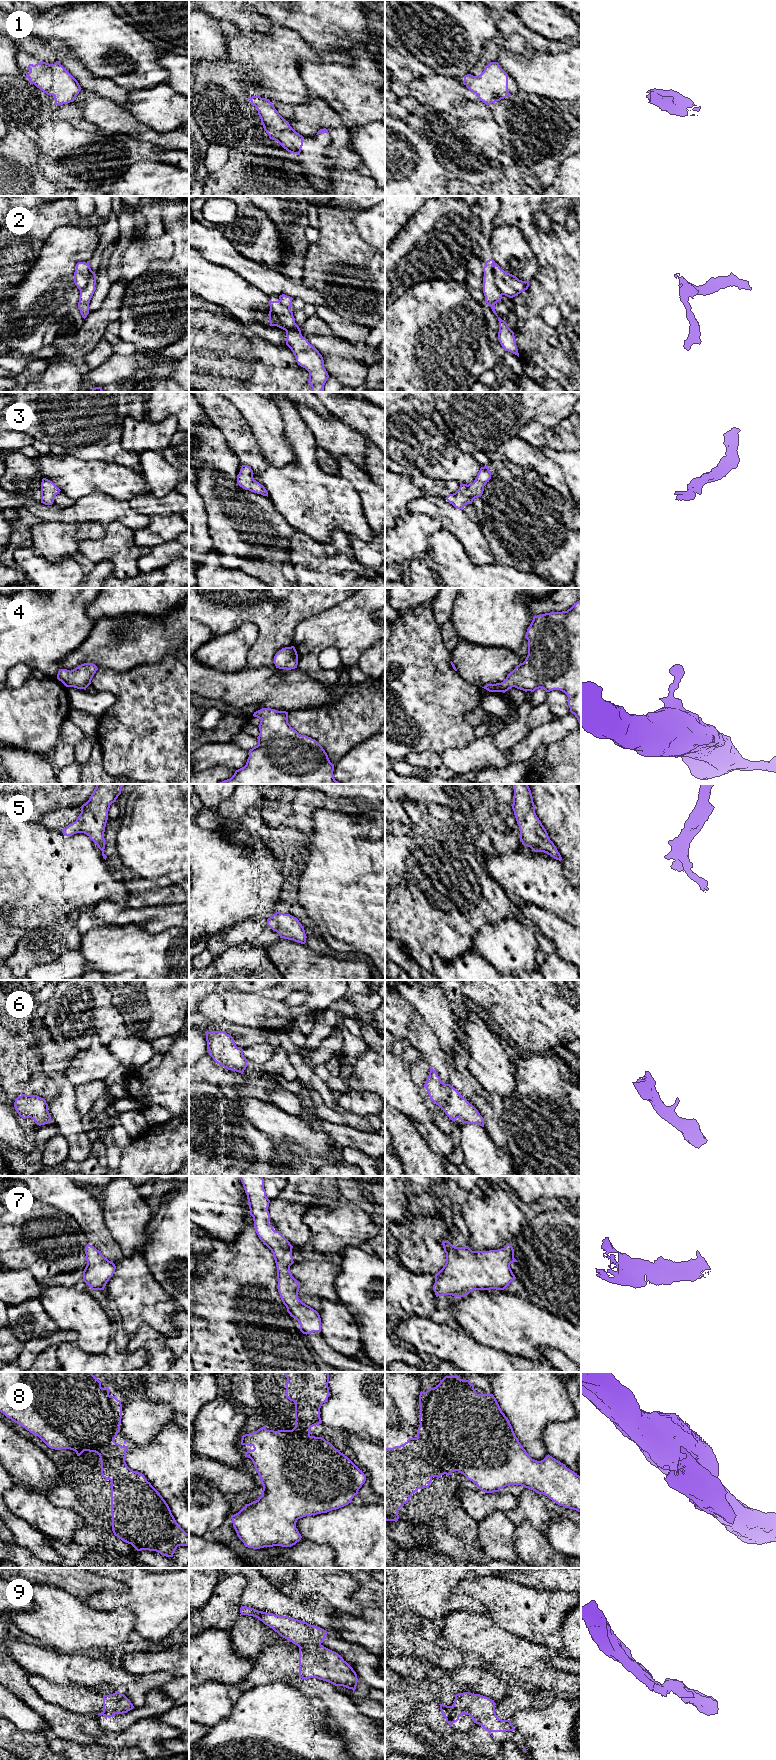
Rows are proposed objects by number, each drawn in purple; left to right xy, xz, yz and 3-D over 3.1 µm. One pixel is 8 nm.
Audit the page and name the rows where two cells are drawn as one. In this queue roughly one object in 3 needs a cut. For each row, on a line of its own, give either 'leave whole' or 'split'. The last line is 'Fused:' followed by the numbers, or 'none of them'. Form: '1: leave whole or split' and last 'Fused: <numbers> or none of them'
1: leave whole
2: split
3: leave whole
4: leave whole
5: leave whole
6: leave whole
7: leave whole
8: split
9: split
Fused: 2, 8, 9

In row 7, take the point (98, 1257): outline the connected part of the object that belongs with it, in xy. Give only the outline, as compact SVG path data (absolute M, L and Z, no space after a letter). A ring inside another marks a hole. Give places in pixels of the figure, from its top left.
M88 1244L85 1248L87 1265L83 1271L83 1281L92 1290L104 1290L107 1282L113 1276L116 1266L105 1258L101 1251Z

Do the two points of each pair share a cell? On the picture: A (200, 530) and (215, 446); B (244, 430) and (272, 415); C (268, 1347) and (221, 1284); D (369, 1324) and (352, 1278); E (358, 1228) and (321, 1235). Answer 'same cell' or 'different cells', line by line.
A: different cells
B: different cells
C: same cell
D: same cell
E: same cell

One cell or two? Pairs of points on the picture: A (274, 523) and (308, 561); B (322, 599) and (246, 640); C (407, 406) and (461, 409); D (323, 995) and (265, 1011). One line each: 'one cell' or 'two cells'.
A: two cells
B: two cells
C: two cells
D: one cell

